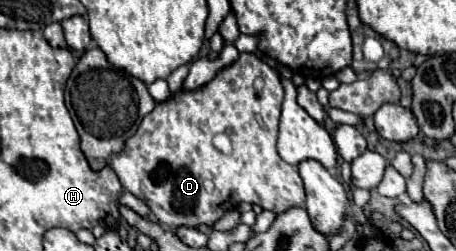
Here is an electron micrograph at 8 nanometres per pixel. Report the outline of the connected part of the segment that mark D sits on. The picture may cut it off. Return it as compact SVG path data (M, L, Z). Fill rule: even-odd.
M241 53L239 59L231 65L227 65L225 69L221 69L215 79L211 79L209 83L205 83L203 87L195 89L195 91L177 91L173 93L167 101L163 103L157 103L157 107L145 115L145 119L141 121L141 125L137 127L137 133L133 137L127 139L125 143L125 149L123 153L119 155L113 155L109 159L109 167L117 173L121 185L131 191L133 195L141 197L149 209L153 211L153 215L159 219L159 223L171 227L171 229L177 229L179 225L187 225L187 227L197 227L201 223L215 223L217 219L221 219L221 215L229 209L235 209L239 203L253 203L253 205L259 205L261 209L267 209L267 211L273 211L273 213L283 213L287 211L289 207L297 207L297 205L303 205L305 201L305 191L303 191L303 181L299 177L299 171L297 167L285 163L279 153L277 153L277 125L279 125L279 115L281 115L281 103L283 103L283 85L281 85L281 77L275 69L271 69L263 59L259 59L255 53ZM219 133L227 133L227 137L231 139L231 153L229 155L223 155L215 145L213 145L213 137L219 135Z

